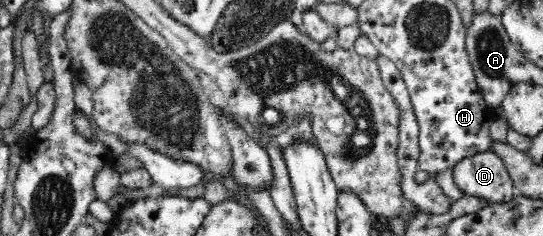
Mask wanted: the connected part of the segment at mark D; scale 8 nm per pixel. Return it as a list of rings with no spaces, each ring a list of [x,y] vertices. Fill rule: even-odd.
[[[492,151],[474,154],[460,161],[453,168],[453,179],[458,188],[466,195],[477,198],[487,198],[494,202],[507,202],[515,195],[514,182],[510,178],[501,158]]]

